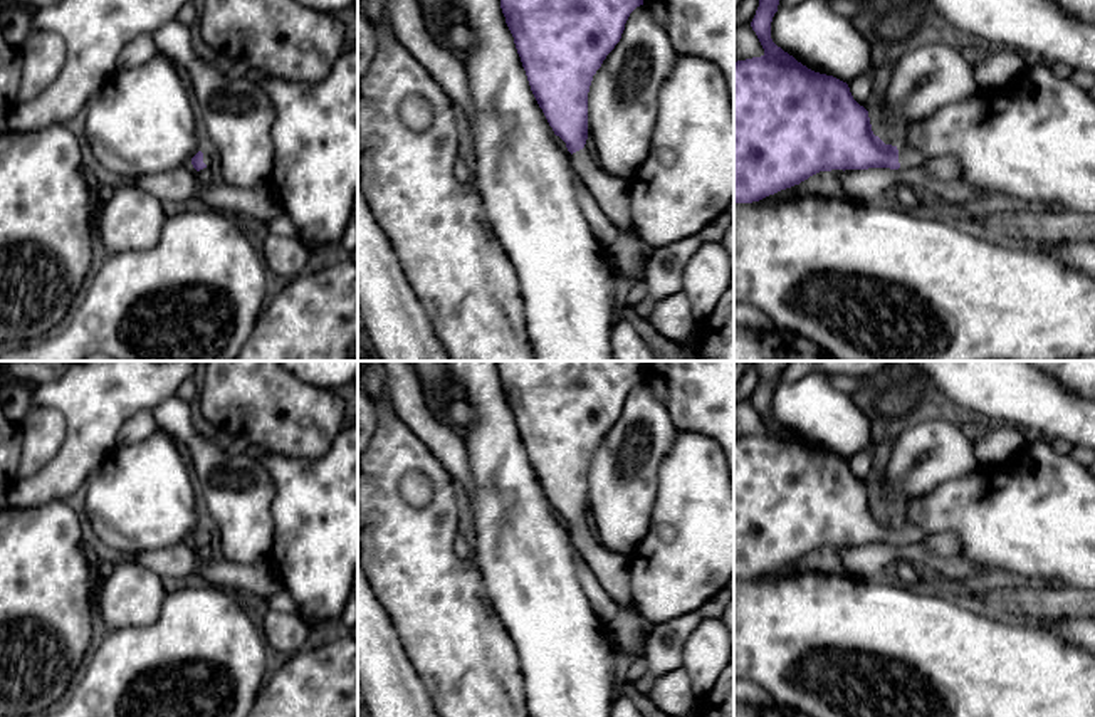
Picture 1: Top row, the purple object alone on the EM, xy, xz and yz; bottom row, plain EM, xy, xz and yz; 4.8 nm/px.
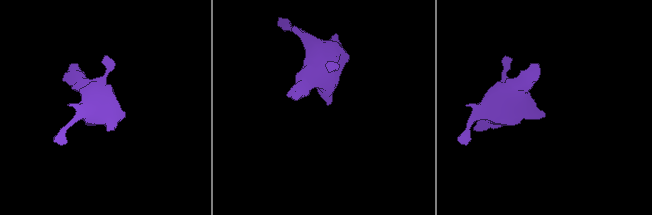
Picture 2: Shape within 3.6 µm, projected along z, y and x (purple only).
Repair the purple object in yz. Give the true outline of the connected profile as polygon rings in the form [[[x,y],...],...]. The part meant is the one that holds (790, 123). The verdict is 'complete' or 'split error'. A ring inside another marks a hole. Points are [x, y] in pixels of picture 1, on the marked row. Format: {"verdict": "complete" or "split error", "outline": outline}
{"verdict": "split error", "outline": [[[759,0],[751,22],[764,54],[734,64],[734,203],[752,203],[799,185],[820,171],[915,168],[929,161],[920,151],[899,149],[873,134],[868,111],[860,106],[846,82],[815,72],[778,47],[771,39],[771,22],[779,0]]]}

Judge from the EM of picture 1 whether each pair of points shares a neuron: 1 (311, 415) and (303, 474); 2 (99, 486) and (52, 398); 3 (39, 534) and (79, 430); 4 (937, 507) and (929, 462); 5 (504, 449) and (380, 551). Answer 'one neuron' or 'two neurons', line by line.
1: two neurons
2: two neurons
3: two neurons
4: two neurons
5: two neurons

